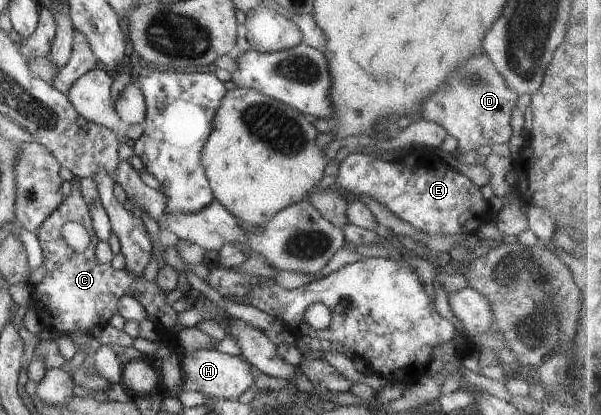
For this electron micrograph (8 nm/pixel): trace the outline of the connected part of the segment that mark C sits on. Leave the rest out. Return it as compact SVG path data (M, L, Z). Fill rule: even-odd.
M74 177L71 181L71 192L64 195L58 208L46 217L46 220L36 229L36 236L41 244L43 263L46 274L42 281L31 286L31 307L38 314L43 327L47 327L59 335L70 335L72 332L84 331L89 335L93 328L108 325L108 320L117 312L117 302L120 297L128 294L130 290L140 292L140 302L146 309L148 319L156 324L161 333L161 340L176 345L178 333L183 327L177 322L178 313L166 304L164 299L168 292L158 288L156 282L152 283L142 277L133 277L125 270L116 270L110 263L98 264L94 250L99 239L92 230L90 210L84 203L80 194L80 183ZM72 221L80 223L88 229L91 236L89 247L82 252L74 250L62 236L62 227Z

